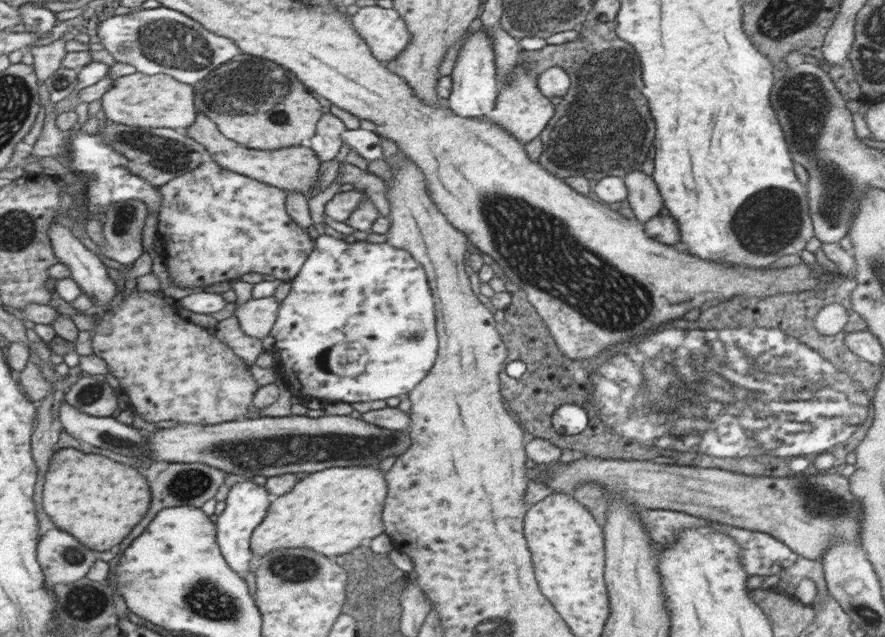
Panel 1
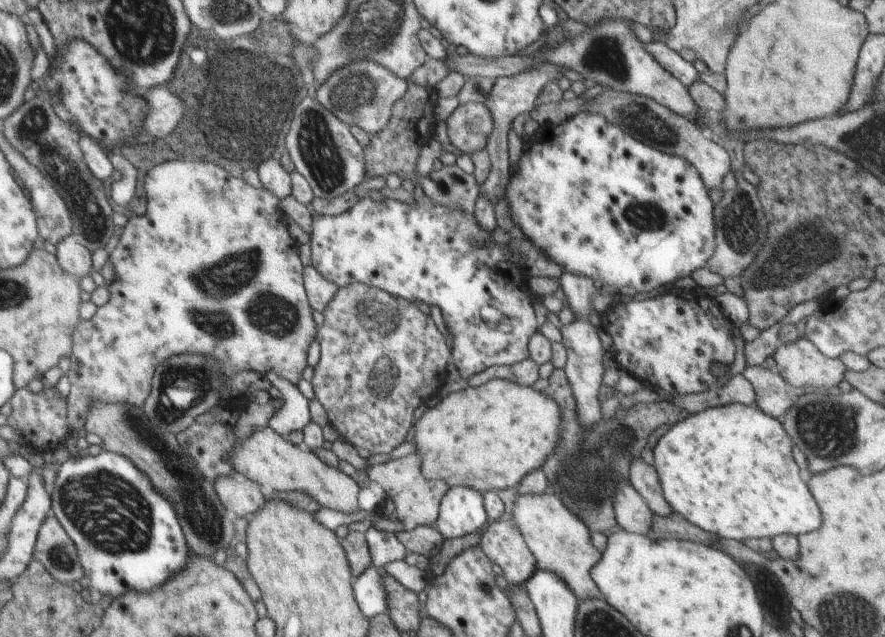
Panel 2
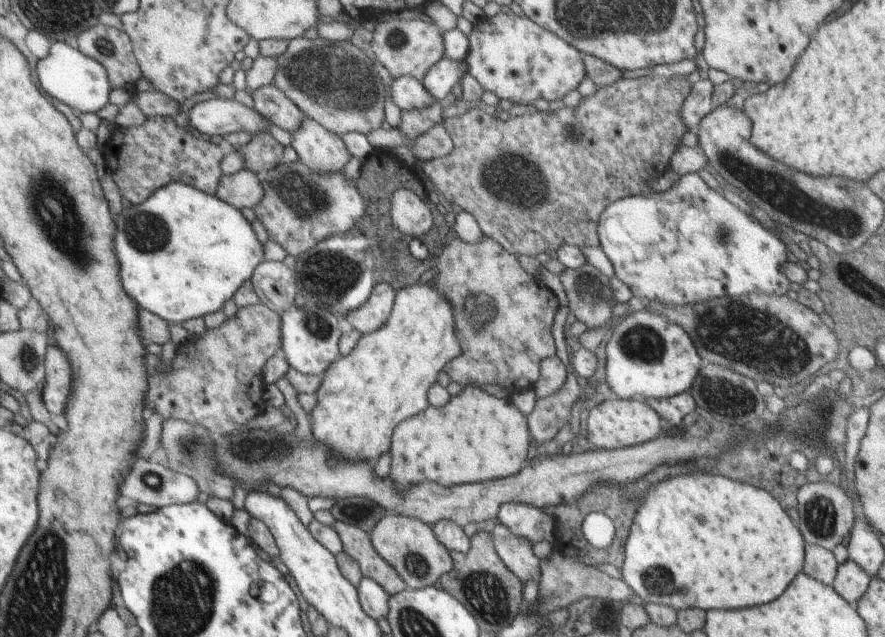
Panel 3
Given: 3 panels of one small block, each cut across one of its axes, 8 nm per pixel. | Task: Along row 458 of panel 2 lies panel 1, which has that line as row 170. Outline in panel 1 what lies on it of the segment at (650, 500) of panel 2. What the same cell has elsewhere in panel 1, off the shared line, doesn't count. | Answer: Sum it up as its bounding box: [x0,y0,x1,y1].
[623,168,664,223]

